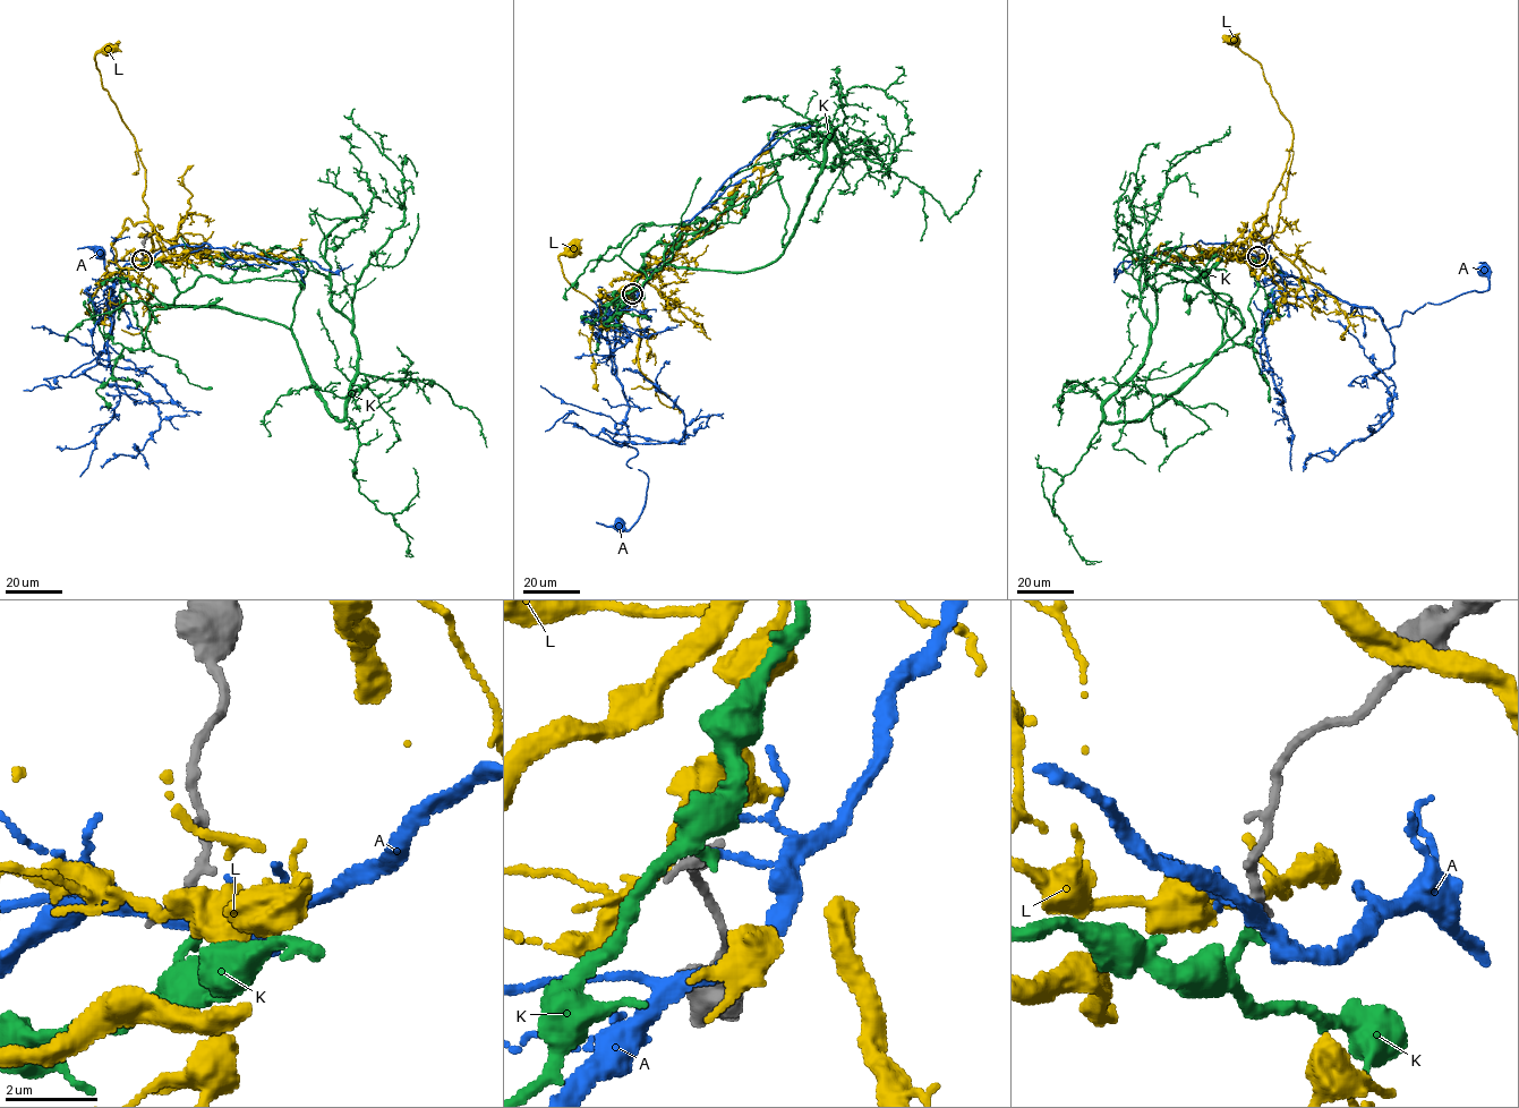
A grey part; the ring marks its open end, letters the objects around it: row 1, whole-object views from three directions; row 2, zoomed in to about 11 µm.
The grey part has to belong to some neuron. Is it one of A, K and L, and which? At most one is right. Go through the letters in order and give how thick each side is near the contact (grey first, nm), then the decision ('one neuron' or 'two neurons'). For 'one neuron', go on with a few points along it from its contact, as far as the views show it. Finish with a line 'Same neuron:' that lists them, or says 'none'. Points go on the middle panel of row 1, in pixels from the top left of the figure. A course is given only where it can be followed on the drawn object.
A: 280/180 nm | one neuron | via (632, 293), (614, 329), (629, 410), (613, 440), (637, 451), (626, 465), (648, 488), (637, 522), (619, 525)
K: 280/240 nm | two neurons
L: 260/170 nm | two neurons
Same neuron: A

